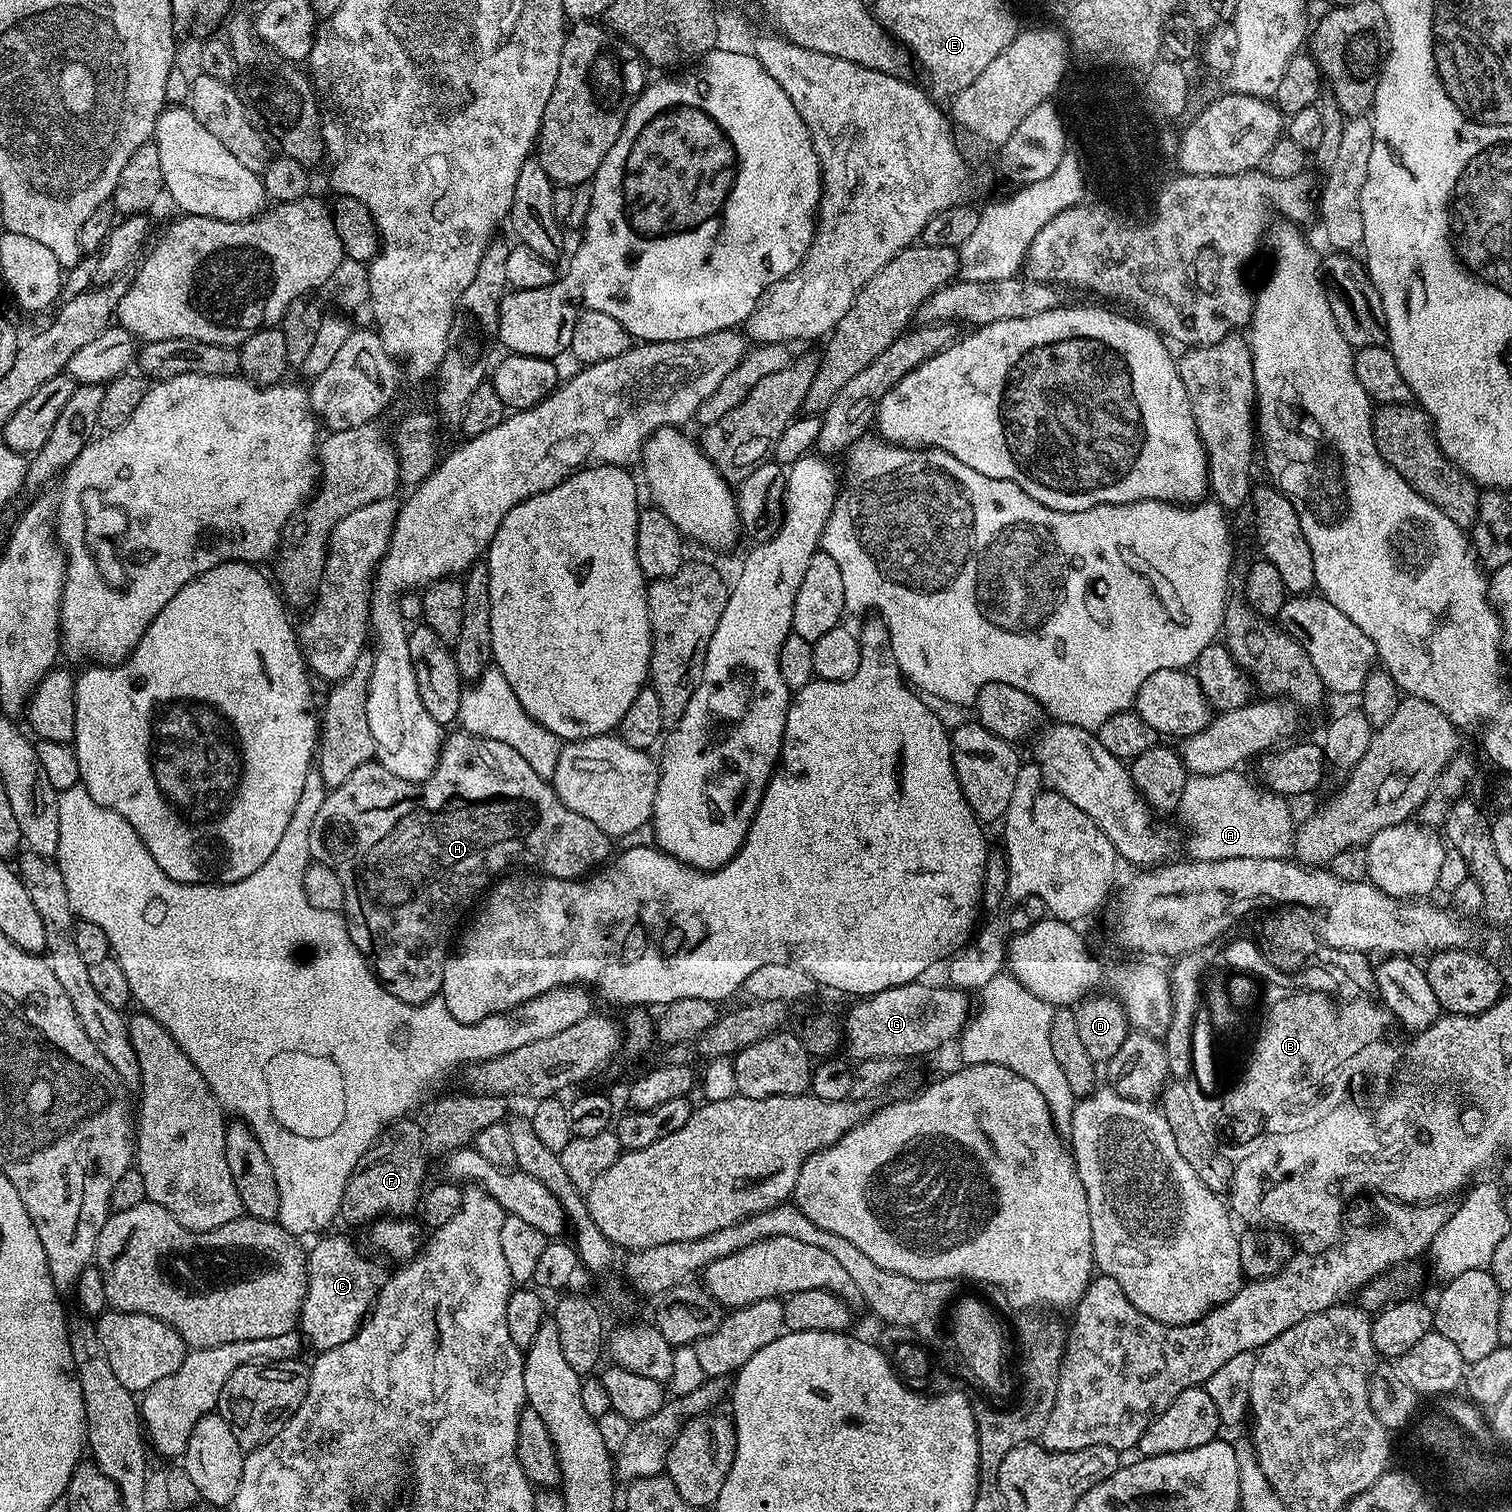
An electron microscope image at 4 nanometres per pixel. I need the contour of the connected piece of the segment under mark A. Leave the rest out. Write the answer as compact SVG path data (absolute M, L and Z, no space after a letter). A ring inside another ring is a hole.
M1233 770L1222 774L1189 775L1182 790L1178 816L1184 819L1184 824L1192 835L1187 854L1191 859L1278 858L1282 860L1293 855L1294 823L1292 824L1292 812L1288 809L1289 801L1274 792L1261 791L1242 773L1243 771Z

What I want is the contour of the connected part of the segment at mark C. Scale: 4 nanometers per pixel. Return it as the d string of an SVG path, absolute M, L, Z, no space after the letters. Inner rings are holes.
M325 1235L323 1238L325 1240L320 1240L317 1242L313 1248L309 1247L307 1249L306 1255L308 1258L308 1289L306 1290L306 1298L302 1302L302 1310L300 1311L300 1319L298 1321L298 1331L306 1341L307 1347L308 1344L312 1348L316 1348L317 1353L329 1352L334 1346L342 1346L342 1342L346 1342L350 1338L354 1338L354 1334L361 1328L361 1325L364 1323L367 1315L372 1310L372 1306L375 1304L376 1296L380 1293L381 1286L384 1284L386 1279L386 1272L372 1260L362 1256L358 1249L351 1244L344 1236L328 1236Z

